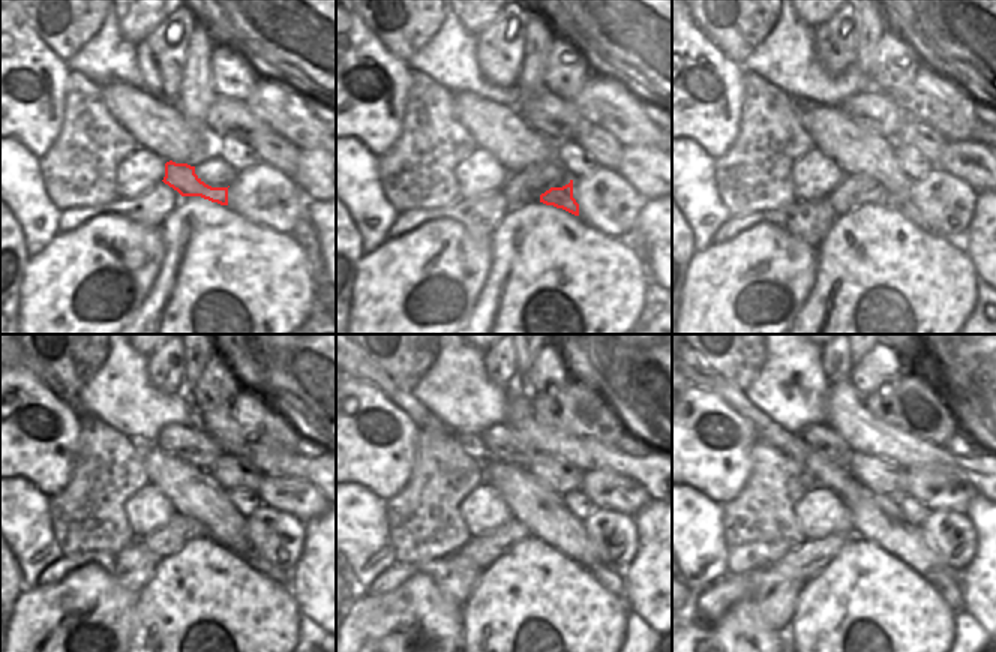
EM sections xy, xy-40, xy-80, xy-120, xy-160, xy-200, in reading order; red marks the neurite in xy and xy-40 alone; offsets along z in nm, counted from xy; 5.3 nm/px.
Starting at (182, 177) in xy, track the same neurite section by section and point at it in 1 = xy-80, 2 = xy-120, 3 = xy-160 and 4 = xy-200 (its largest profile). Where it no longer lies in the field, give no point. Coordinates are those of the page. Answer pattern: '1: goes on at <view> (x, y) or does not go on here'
1: goes on at xy-80 (908, 209)
2: goes on at xy-120 (257, 562)
3: goes on at xy-160 (612, 580)
4: goes on at xy-200 (948, 588)

